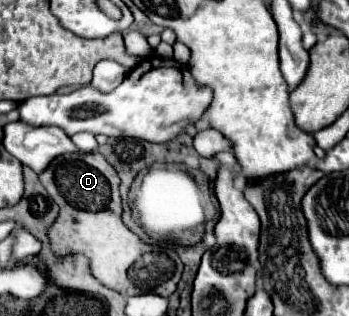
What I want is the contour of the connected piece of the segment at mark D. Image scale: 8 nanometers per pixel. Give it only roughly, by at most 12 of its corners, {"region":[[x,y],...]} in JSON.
{"region":[[100,153],[56,157],[40,181],[60,207],[58,259],[80,253],[124,297],[150,251],[120,219]]}

